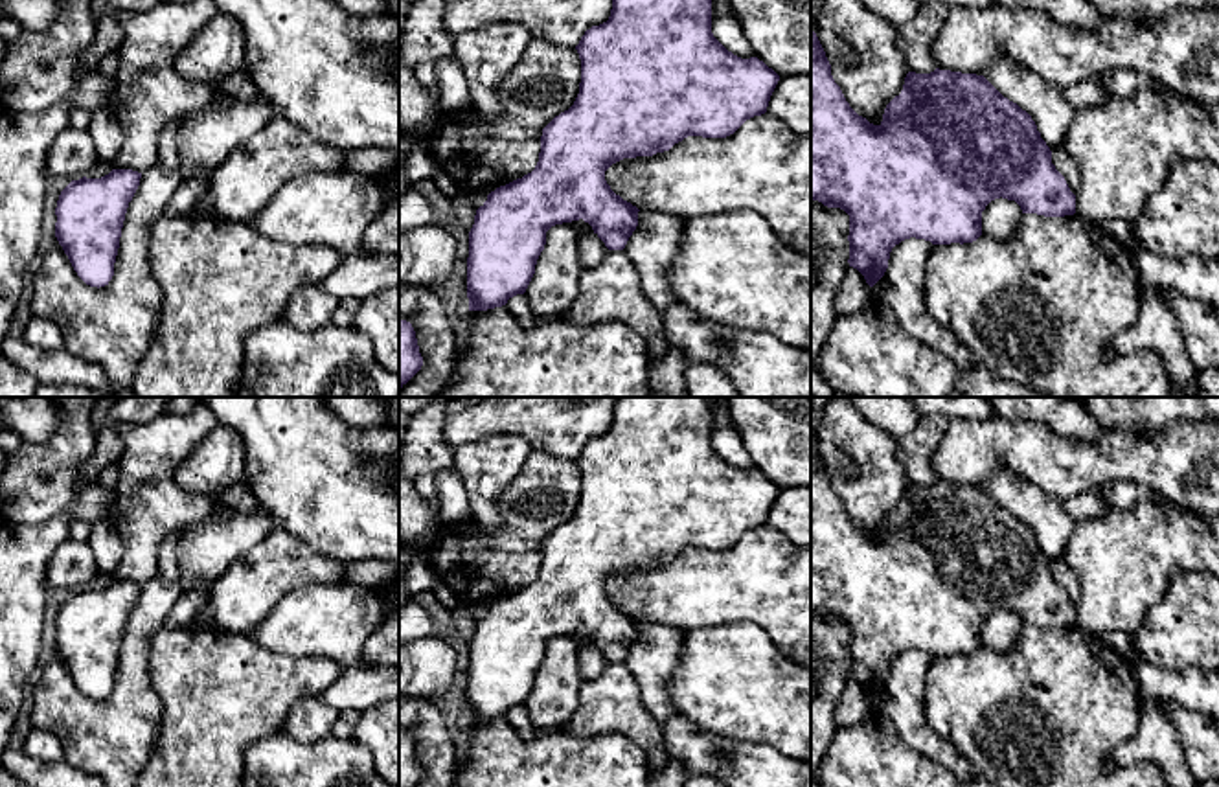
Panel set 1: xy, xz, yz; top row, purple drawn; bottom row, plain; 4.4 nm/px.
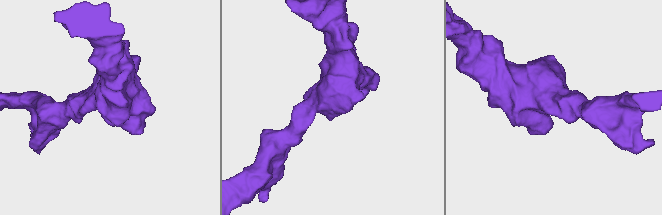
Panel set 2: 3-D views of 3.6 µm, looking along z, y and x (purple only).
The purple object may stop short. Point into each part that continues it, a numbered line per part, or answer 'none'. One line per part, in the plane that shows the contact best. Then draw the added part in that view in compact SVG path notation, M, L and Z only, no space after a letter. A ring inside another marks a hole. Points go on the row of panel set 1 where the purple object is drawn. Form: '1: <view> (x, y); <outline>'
none

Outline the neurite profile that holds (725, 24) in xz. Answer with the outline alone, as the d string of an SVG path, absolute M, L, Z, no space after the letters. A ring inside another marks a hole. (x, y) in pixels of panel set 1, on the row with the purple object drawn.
M730 0L712 2L712 33L734 55L741 59L756 57Z

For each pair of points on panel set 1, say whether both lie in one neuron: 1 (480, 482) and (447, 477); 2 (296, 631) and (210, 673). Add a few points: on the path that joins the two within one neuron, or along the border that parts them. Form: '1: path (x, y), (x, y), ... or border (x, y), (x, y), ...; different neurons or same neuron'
1: border (453, 466), (466, 490), (471, 521); different neurons
2: border (245, 633), (274, 651), (307, 657); different neurons

